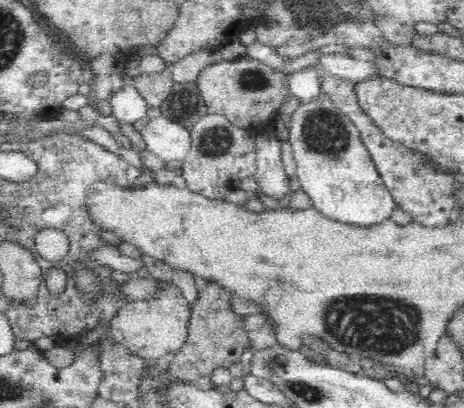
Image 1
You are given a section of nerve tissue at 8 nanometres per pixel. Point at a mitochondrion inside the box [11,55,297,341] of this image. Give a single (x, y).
(218, 139)

